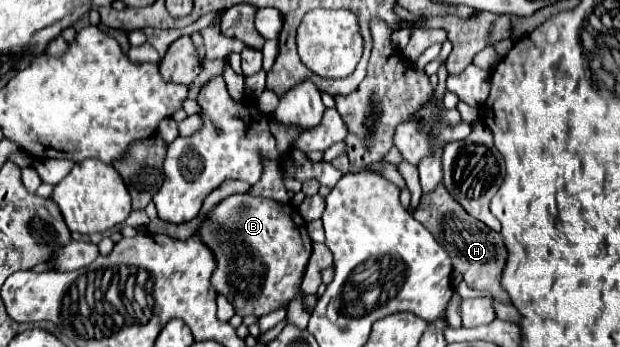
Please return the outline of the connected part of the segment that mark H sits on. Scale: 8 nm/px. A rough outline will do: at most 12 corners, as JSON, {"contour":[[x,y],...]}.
{"contour":[[439,184],[413,212],[497,318],[521,320],[501,286],[507,248]]}

